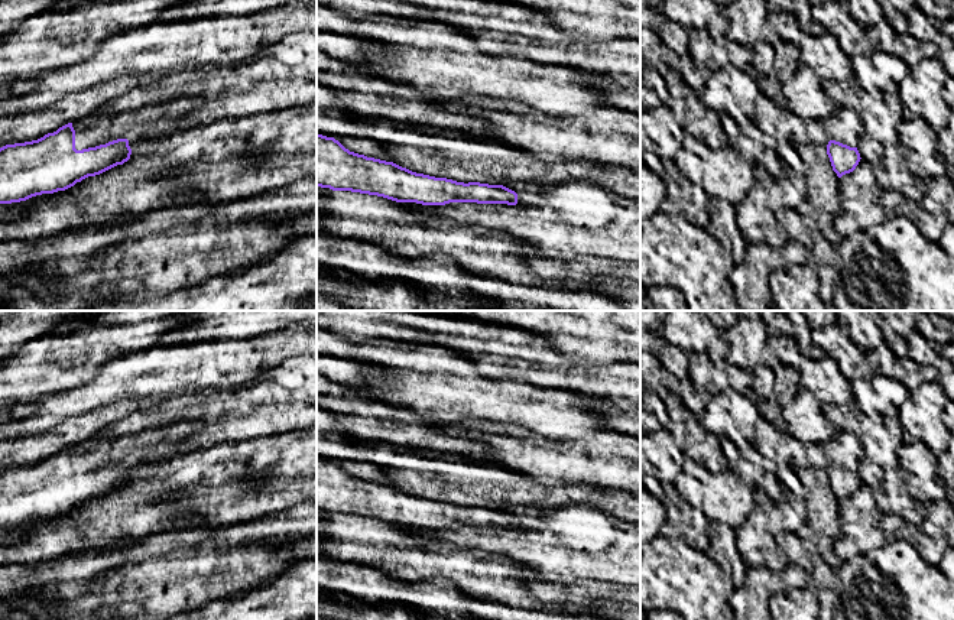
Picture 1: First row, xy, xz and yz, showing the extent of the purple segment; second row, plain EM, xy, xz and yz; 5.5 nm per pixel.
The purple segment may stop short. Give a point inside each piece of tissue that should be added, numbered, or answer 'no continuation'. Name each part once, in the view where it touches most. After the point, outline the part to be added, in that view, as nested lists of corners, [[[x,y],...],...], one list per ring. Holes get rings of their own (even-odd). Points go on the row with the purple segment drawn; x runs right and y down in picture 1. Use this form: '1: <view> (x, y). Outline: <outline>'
no continuation

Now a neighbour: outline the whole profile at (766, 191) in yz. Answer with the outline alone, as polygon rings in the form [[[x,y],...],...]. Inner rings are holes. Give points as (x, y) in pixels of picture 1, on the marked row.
[[[755,166],[753,184],[747,198],[736,205],[736,221],[747,244],[760,243],[781,250],[789,240],[778,223],[776,212],[782,208],[796,208],[807,199],[807,185],[802,176],[772,176],[763,166]]]

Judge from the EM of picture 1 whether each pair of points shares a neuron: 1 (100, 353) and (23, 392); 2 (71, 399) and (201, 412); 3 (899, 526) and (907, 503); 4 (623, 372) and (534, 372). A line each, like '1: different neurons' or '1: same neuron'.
1: same neuron
2: different neurons
3: different neurons
4: same neuron

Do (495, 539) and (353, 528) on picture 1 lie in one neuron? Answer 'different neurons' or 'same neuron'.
different neurons

